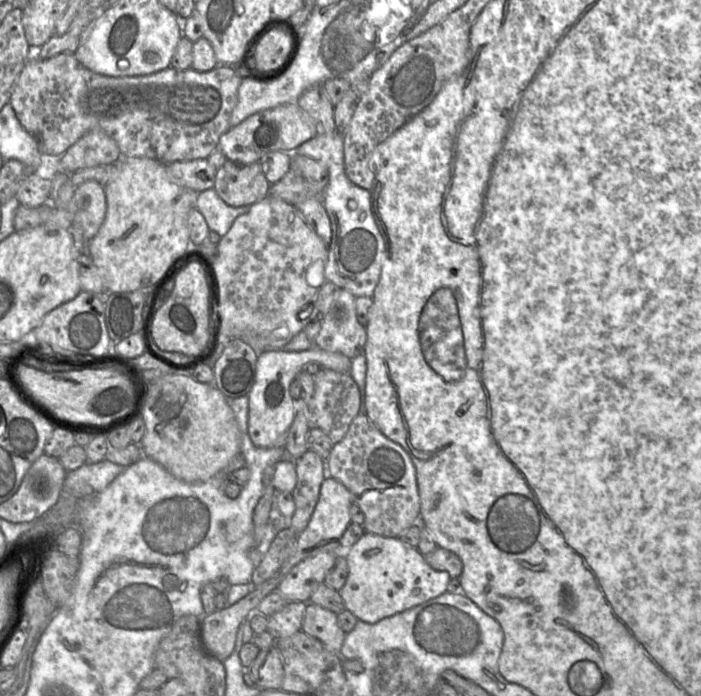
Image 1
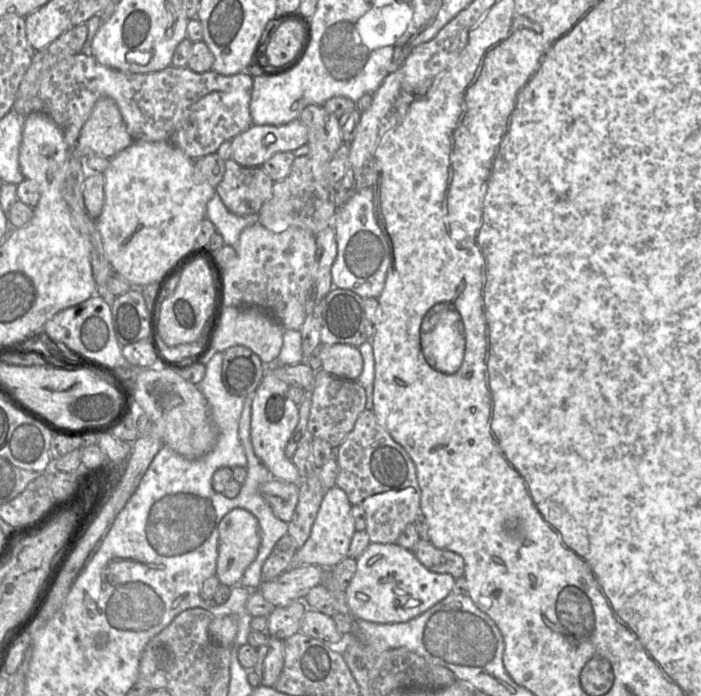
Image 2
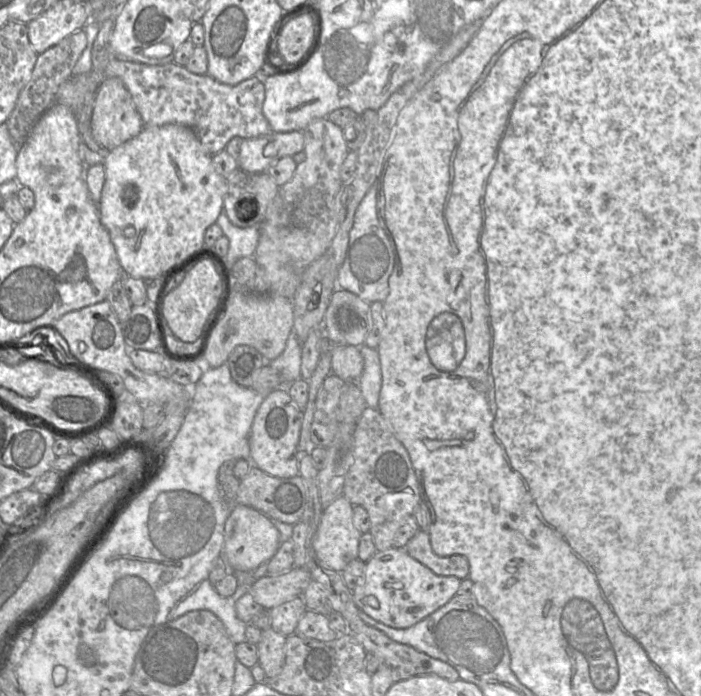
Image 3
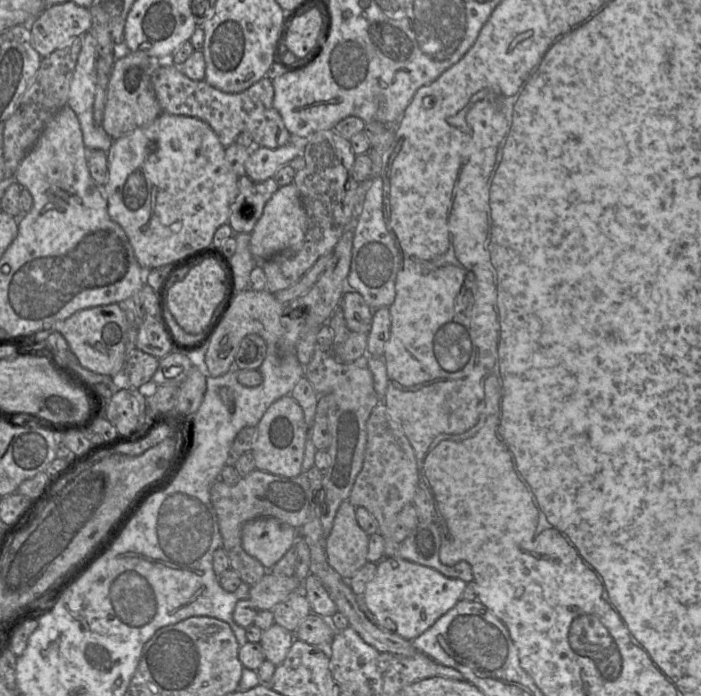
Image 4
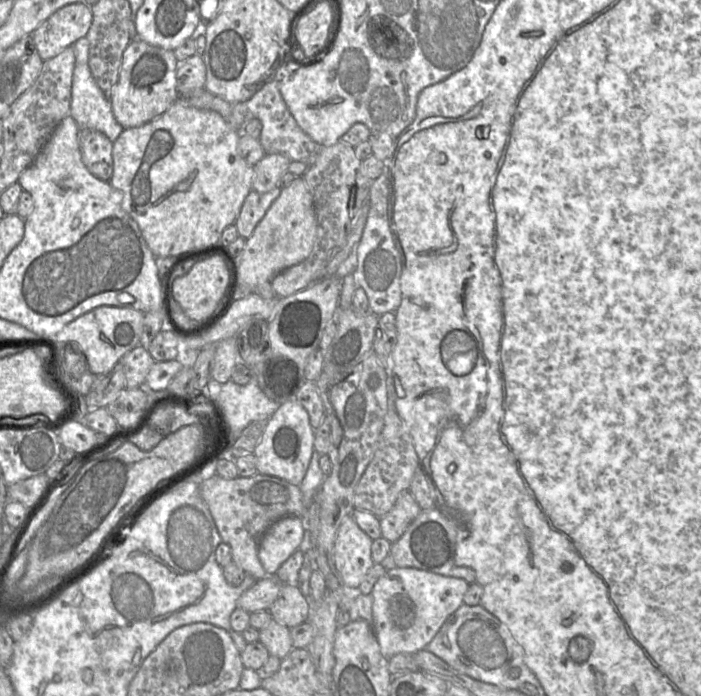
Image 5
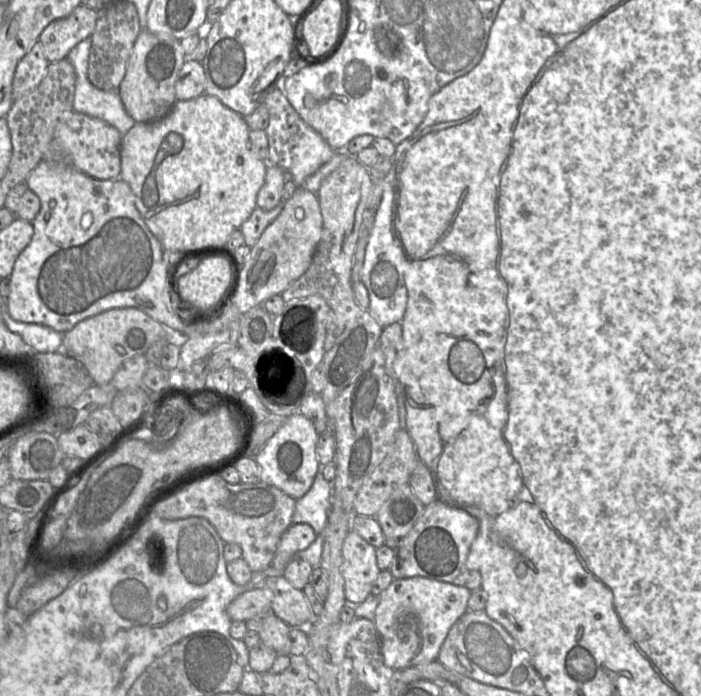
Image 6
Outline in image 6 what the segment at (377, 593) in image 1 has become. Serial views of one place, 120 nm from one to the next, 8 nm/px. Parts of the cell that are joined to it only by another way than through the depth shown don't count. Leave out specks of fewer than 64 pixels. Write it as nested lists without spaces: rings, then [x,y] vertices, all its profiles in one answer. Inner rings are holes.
[[[422,576],[393,579],[379,595],[375,611],[375,626],[381,637],[382,656],[386,666],[393,670],[415,667],[437,660],[439,651],[452,625],[468,611],[471,592],[467,587]]]

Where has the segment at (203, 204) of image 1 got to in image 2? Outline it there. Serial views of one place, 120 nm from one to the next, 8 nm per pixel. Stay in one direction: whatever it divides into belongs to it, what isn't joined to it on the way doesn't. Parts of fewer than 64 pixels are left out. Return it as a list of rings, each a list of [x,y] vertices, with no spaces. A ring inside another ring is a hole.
[[[216,193],[206,205],[206,218],[213,223],[224,244],[228,246],[235,246],[241,232],[259,222],[258,214],[237,216],[231,213]]]

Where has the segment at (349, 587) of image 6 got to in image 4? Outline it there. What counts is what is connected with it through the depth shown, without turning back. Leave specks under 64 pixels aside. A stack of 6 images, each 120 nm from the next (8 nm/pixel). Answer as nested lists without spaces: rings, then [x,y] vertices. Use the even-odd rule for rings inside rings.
[[[348,500],[343,501],[325,540],[328,564],[344,580],[350,580],[368,562],[368,543],[369,535],[359,526],[355,507]]]

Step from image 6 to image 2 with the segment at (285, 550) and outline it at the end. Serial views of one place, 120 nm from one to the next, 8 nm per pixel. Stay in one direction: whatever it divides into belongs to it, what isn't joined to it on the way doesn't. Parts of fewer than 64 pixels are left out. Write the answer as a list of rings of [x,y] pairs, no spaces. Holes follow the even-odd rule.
[[[234,508],[218,526],[219,546],[216,575],[221,584],[233,587],[256,559],[260,547],[260,526],[249,511]]]

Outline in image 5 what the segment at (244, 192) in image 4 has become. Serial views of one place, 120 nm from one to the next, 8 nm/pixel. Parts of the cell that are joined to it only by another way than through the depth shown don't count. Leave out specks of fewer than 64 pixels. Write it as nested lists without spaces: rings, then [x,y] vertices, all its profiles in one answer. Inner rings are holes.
[[[275,187],[266,193],[259,193],[254,189],[249,192],[234,223],[240,237],[247,239],[251,236],[280,192],[281,188],[279,187]]]

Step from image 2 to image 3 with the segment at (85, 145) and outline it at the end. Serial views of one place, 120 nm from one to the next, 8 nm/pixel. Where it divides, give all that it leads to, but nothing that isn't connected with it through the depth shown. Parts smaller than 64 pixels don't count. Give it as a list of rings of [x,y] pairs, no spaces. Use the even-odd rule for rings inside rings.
[[[107,78],[99,86],[94,98],[90,126],[93,139],[108,151],[136,137],[144,129],[141,116],[120,78]]]

